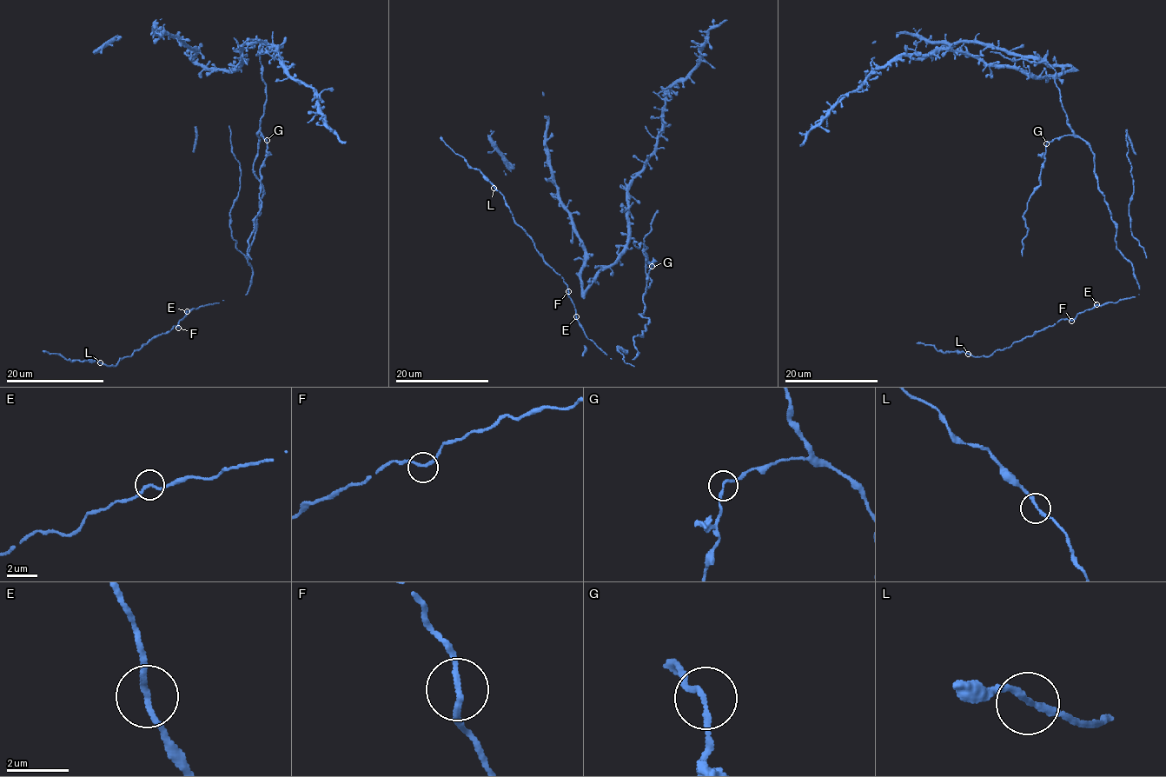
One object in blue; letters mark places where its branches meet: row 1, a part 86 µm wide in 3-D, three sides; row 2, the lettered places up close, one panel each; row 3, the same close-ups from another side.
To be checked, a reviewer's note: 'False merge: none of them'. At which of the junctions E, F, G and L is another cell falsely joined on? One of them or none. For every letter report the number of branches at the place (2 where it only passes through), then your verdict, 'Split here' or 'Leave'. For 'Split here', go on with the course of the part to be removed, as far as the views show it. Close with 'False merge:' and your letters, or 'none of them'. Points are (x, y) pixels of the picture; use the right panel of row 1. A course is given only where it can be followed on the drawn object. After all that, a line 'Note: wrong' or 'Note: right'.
E: Branches: 2. Leave
F: Branches: 2. Leave
G: Branches: 2. Split here. Course of the part to remove: (1047, 142), (1040, 186), (1030, 196), (1023, 215), (1027, 229), (1023, 241), (1023, 255)
L: Branches: 2. Leave
False merge: G
Note: wrong

